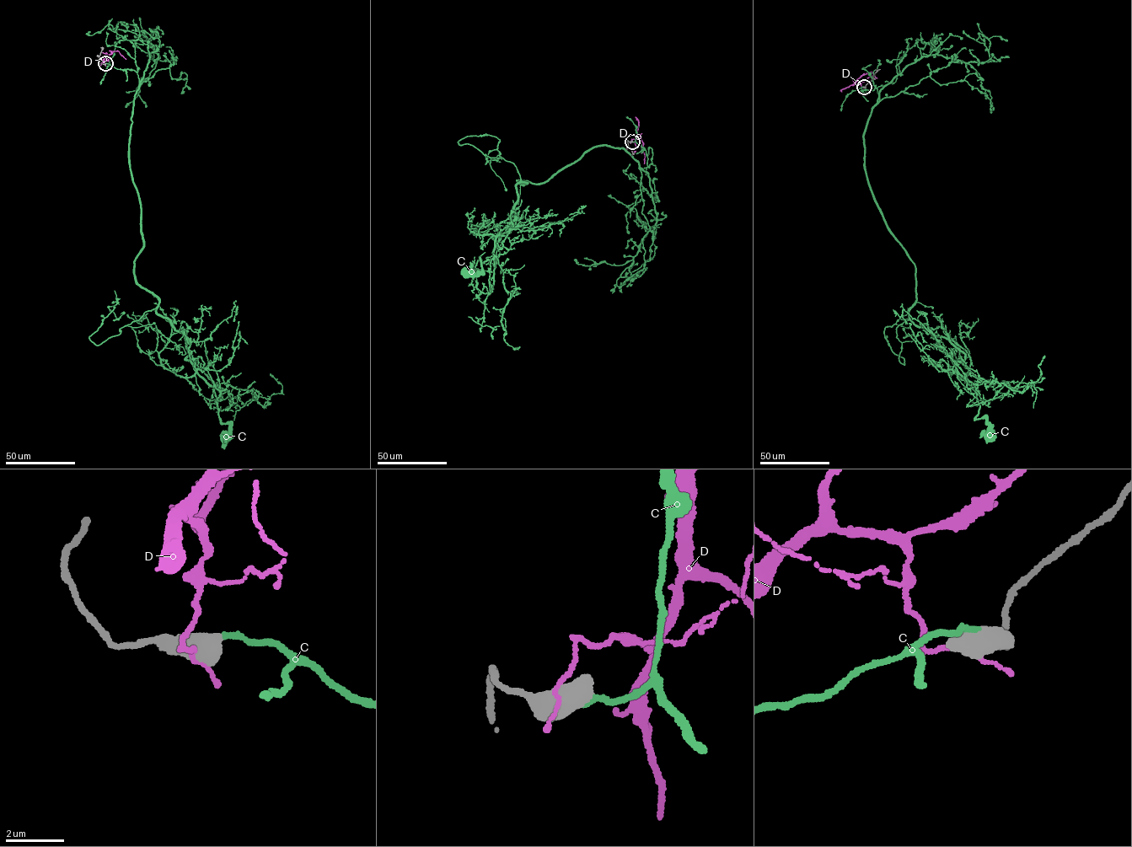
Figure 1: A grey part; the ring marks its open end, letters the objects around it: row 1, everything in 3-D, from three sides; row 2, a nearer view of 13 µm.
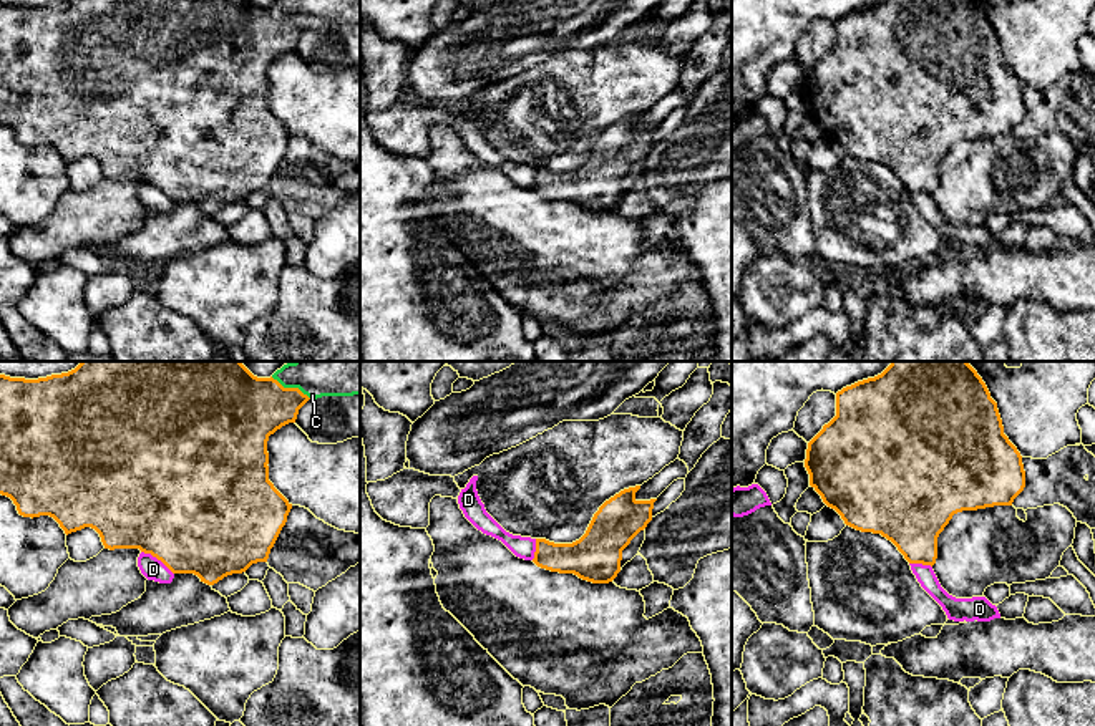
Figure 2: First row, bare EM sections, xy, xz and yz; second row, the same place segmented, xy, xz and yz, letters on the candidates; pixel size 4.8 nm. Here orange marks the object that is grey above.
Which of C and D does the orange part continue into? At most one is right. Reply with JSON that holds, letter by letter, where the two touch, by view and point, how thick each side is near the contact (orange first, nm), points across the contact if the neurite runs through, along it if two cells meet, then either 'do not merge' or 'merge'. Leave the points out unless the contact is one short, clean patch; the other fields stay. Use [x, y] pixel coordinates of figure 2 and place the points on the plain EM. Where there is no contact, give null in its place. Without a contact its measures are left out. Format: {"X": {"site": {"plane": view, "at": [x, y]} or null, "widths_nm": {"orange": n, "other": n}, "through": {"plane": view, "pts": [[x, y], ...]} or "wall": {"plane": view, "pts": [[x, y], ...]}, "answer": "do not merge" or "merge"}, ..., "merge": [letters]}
{"C": {"site": {"plane": "xy", "at": [291, 17]}, "widths_nm": {"orange": 340, "other": 130}, "answer": "merge"}, "D": {"site": {"plane": "xy", "at": [158, 188]}, "widths_nm": {"orange": 500, "other": 110}, "wall": {"plane": "xy", "pts": [[141, 179], [155, 184], [173, 203]]}, "answer": "do not merge"}, "merge": ["C"]}

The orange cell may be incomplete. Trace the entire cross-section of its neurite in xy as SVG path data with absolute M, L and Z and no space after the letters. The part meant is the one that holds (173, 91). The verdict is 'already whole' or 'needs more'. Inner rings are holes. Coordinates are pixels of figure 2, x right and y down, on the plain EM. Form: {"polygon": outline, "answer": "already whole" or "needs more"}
{"polygon": "M68 0L38 8L0 3L0 123L10 126L23 146L50 144L66 164L91 156L105 177L139 177L173 202L194 202L214 214L227 204L246 201L252 192L267 191L292 138L269 109L269 65L295 51L309 28L353 23L360 23L360 0L275 0L270 7L257 7L251 0Z", "answer": "needs more"}

